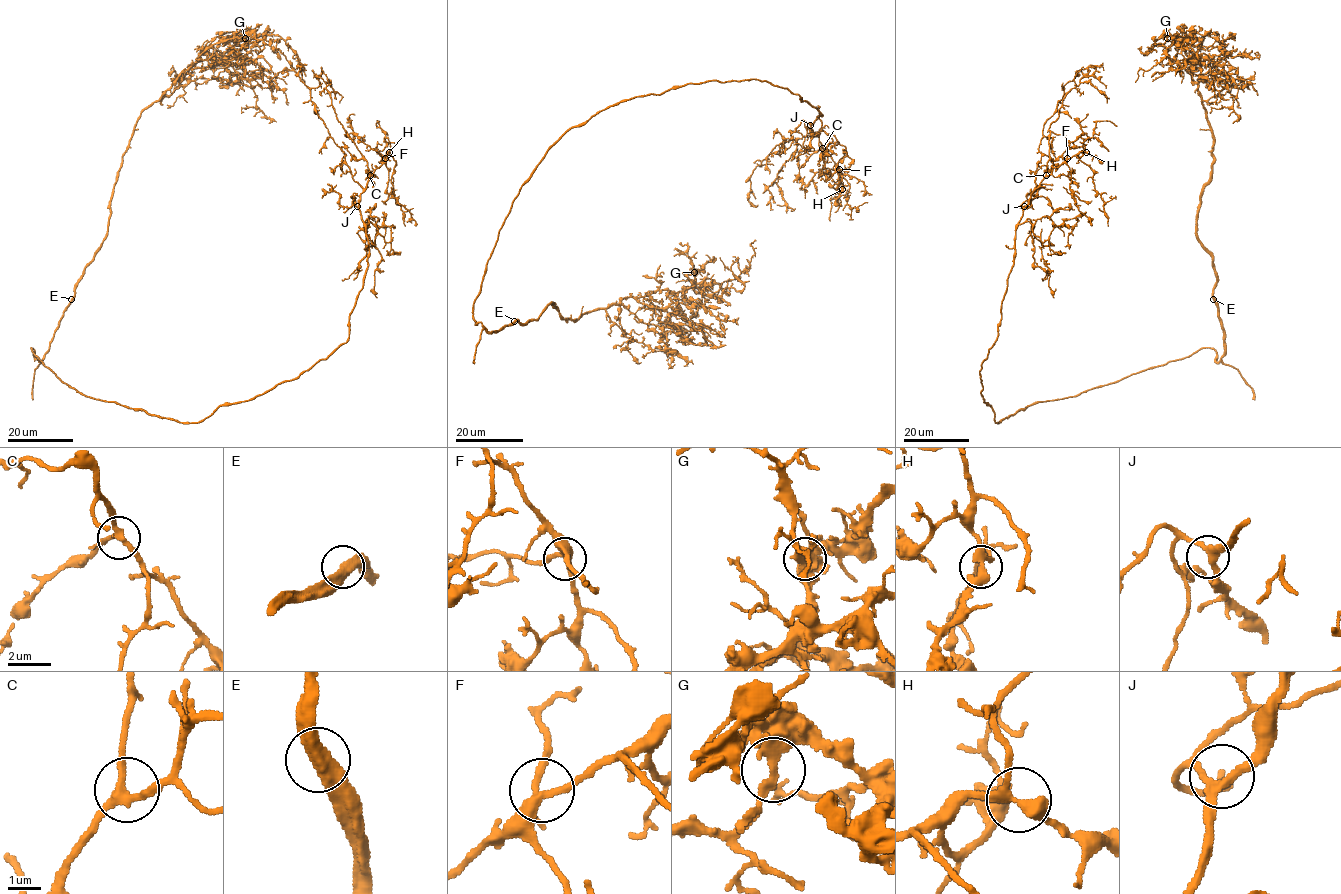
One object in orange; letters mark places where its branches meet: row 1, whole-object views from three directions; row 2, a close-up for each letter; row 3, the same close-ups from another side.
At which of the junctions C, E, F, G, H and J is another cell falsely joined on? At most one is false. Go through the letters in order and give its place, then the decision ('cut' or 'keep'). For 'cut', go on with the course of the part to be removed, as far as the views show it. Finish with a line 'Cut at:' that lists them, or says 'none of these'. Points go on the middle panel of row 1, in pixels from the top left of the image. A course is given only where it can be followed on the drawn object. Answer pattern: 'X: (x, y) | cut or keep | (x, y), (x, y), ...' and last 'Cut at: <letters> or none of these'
C: (822, 148) | keep
E: (514, 321) | keep
F: (839, 169) | keep
G: (694, 272) | keep
H: (842, 189) | keep
J: (810, 125) | keep
Cut at: none of these

